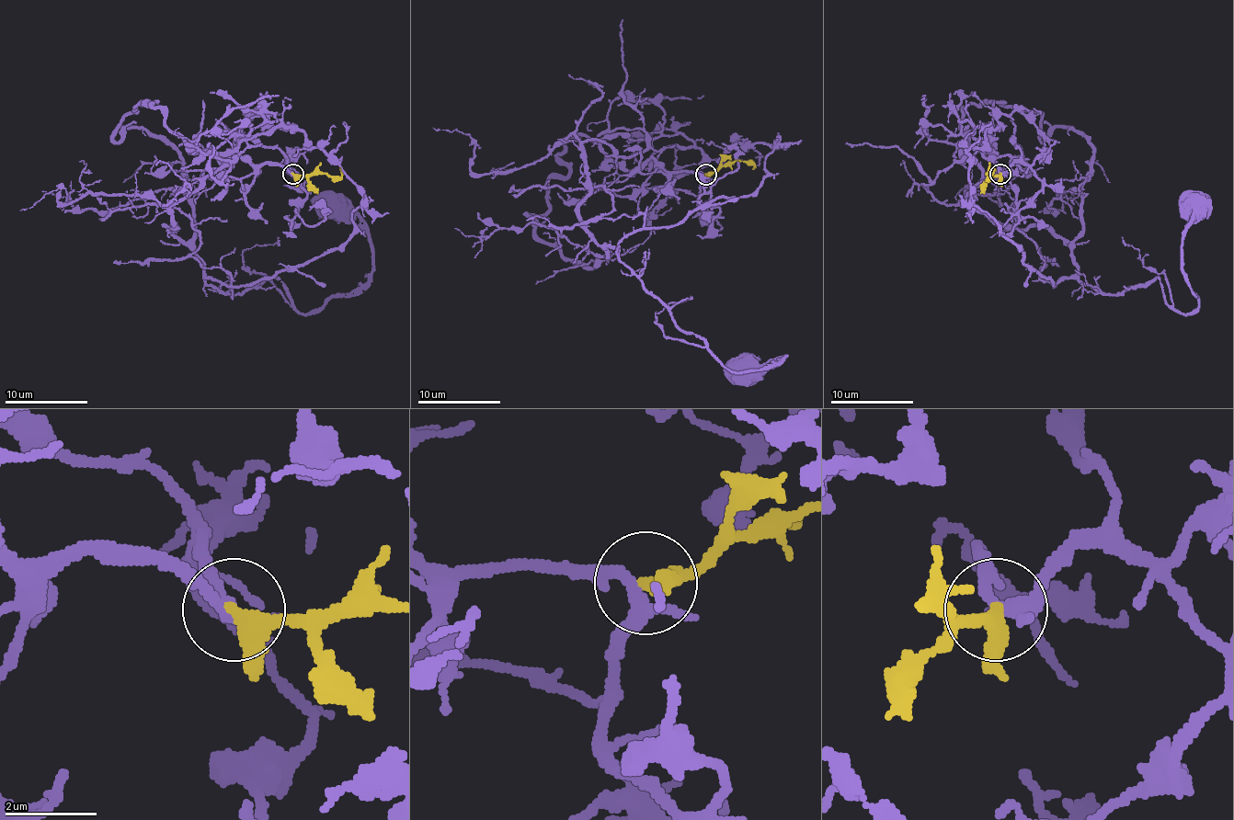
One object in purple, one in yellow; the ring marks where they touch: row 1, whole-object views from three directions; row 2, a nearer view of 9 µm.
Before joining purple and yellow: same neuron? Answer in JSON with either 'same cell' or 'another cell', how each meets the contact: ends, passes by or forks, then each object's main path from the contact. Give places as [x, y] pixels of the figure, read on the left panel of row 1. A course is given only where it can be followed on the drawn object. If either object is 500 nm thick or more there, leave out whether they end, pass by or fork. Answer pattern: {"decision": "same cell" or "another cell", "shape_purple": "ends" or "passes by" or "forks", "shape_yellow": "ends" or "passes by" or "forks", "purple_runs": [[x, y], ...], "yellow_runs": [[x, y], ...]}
{"decision": "another cell", "shape_purple": "forks", "shape_yellow": "passes by", "purple_runs": [[292, 174], [241, 147], [170, 205], [207, 284], [276, 278], [301, 313], [350, 297], [371, 238], [334, 203]], "yellow_runs": [[292, 174], [340, 176], [340, 168]]}

